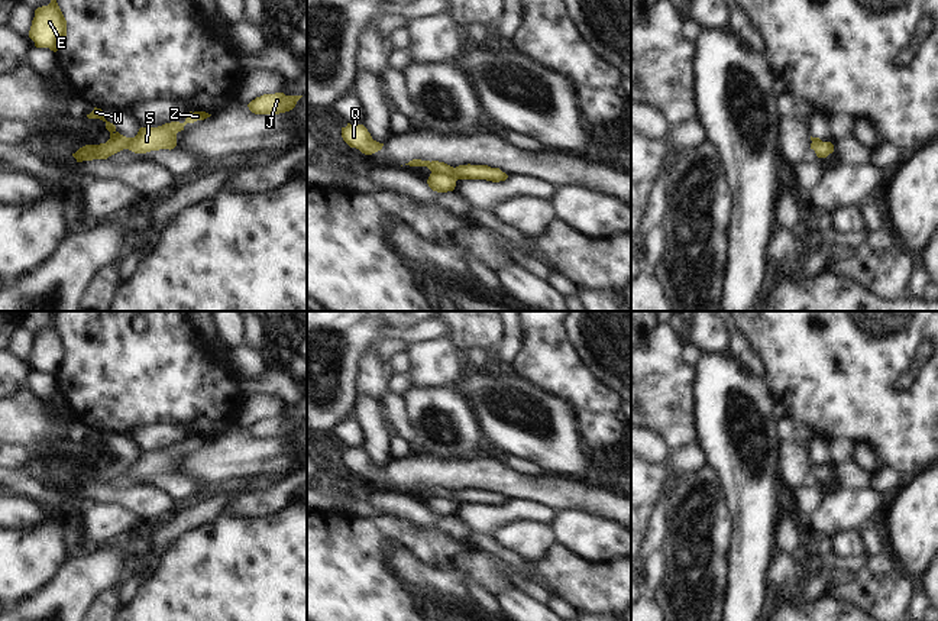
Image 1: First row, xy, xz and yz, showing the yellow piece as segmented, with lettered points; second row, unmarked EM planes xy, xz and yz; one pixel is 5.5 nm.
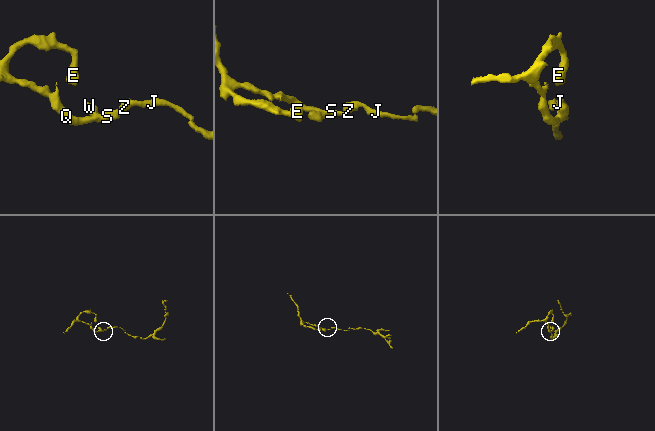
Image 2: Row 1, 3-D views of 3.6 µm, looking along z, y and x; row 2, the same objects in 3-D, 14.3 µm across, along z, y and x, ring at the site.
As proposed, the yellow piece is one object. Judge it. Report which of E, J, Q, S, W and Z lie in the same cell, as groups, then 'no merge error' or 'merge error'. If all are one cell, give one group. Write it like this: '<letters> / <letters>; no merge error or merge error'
E Q / J S W Z; merge error

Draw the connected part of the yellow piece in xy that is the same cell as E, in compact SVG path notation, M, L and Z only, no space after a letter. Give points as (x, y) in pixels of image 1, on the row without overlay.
M55 324L38 331L29 355L29 362L36 372L49 372L56 376L67 360L67 345Z

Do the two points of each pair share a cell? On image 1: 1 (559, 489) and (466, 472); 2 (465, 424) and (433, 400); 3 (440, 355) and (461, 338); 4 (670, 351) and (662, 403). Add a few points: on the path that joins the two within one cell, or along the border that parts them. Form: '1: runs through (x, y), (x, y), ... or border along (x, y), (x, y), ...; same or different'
1: runs through (536, 488), (514, 485), (489, 475); same
2: runs through (458, 419), (440, 407); same
3: border along (449, 342), (458, 349); different
4: runs through (662, 364), (662, 390); same

